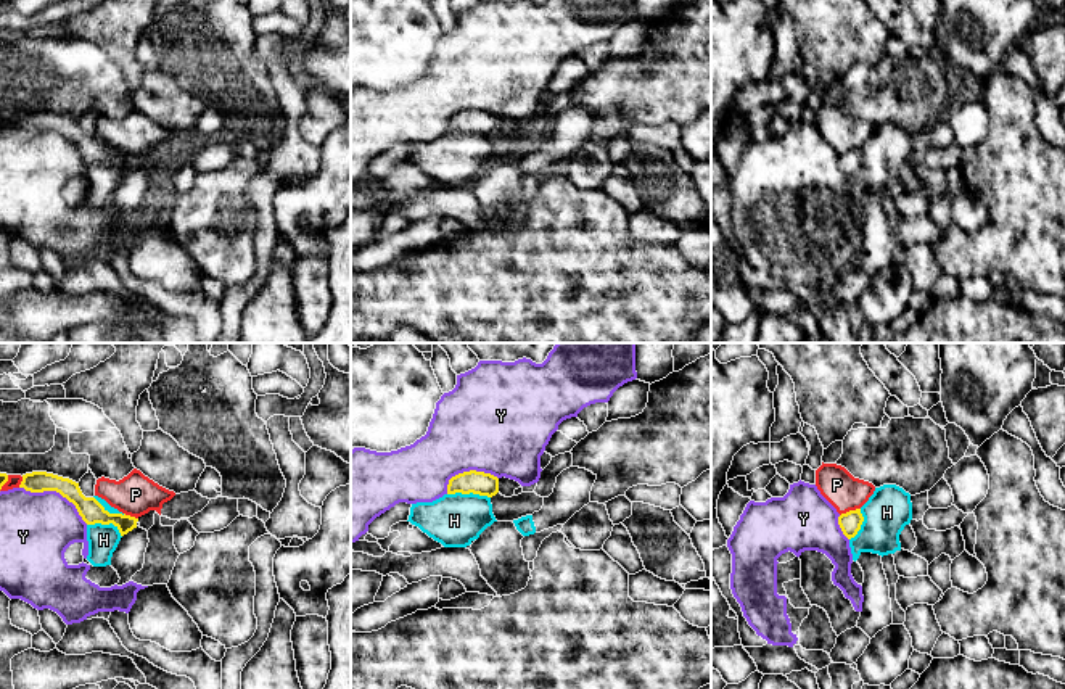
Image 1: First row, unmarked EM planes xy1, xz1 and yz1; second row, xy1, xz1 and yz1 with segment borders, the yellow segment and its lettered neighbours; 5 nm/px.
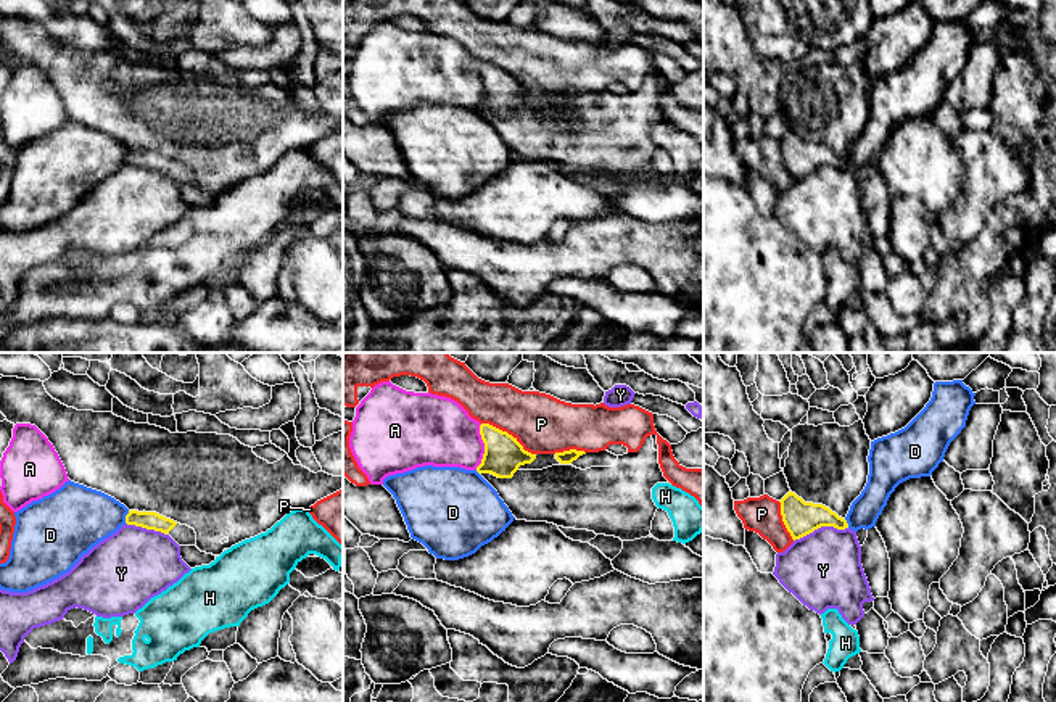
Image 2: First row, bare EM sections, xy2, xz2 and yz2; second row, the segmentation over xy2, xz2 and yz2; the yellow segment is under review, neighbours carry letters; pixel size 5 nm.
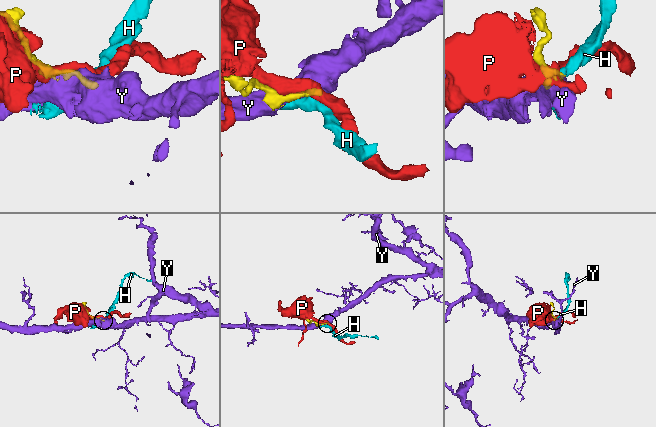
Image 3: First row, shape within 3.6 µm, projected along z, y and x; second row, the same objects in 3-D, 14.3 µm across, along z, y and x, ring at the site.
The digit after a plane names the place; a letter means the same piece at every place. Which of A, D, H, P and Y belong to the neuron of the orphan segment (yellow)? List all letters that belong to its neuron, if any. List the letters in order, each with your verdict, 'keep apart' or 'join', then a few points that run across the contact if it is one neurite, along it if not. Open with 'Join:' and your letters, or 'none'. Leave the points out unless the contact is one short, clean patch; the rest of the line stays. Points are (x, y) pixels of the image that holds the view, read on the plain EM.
Join: none
A: keep apart
D: keep apart; line xy2 (129, 150), (124, 161)
H: keep apart; line xz1 (448, 132), (478, 132), (489, 137)
P: keep apart
Y: keep apart

